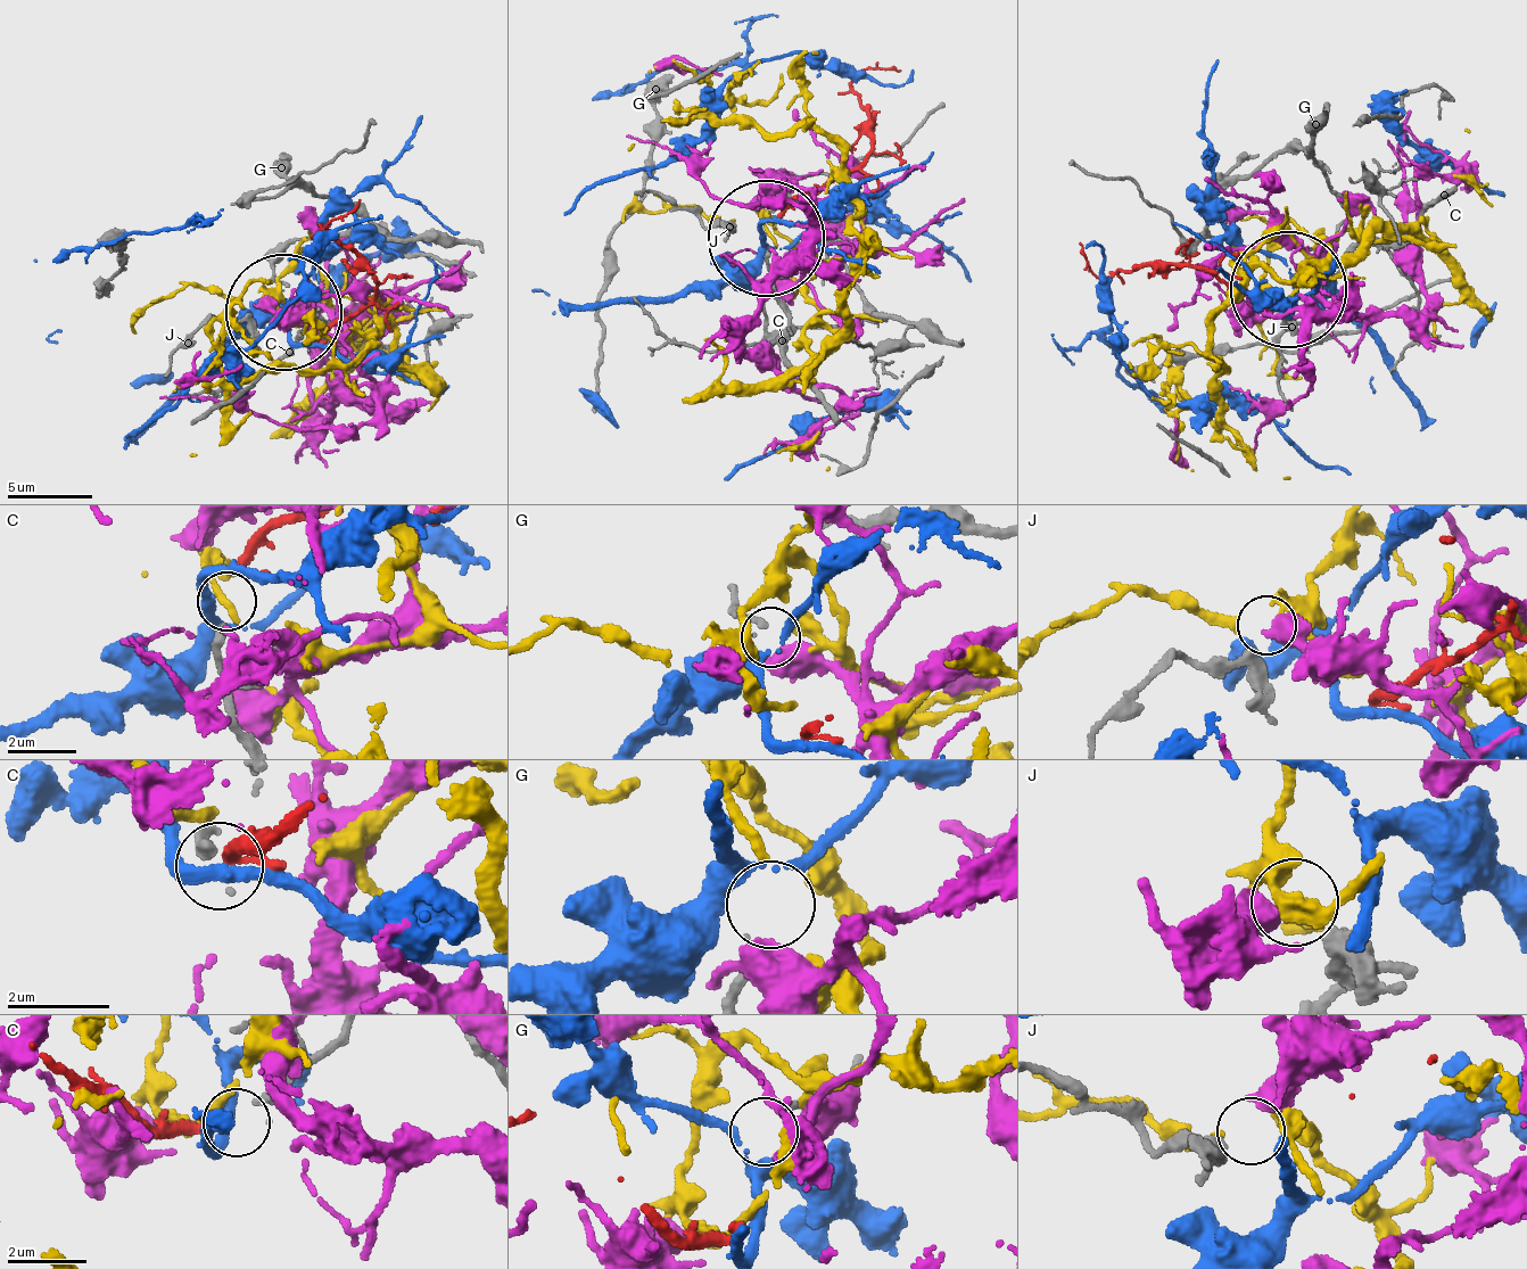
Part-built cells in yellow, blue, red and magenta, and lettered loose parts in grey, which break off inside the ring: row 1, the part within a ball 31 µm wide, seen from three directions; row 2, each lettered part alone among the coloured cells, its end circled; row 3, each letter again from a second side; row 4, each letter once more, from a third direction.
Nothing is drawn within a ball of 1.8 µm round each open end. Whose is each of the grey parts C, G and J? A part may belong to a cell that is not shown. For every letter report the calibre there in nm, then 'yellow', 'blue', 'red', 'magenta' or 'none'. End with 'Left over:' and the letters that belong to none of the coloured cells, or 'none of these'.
C: calibre 110 nm; red
G: calibre 170 nm; none
J: calibre 320 nm; yellow
Left over: G

